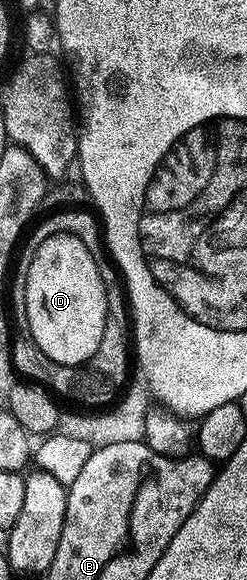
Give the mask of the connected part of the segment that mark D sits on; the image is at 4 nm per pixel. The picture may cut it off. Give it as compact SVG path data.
M62 235L51 242L42 242L42 250L36 250L34 255L36 260L32 267L30 292L26 301L26 326L32 332L32 336L38 337L38 342L42 342L42 350L46 354L50 354L50 358L58 358L58 362L75 362L76 365L83 366L96 352L96 348L100 348L100 340L106 331L106 289L104 288L104 280L100 280L100 272L95 270L92 256L87 254L84 244L77 236Z

